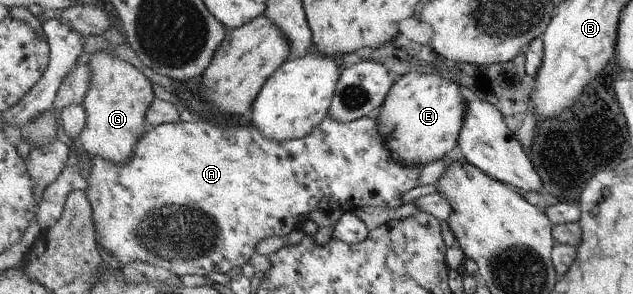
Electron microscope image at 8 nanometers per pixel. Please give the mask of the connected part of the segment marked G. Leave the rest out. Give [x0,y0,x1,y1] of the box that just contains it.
[81,51,155,165]

